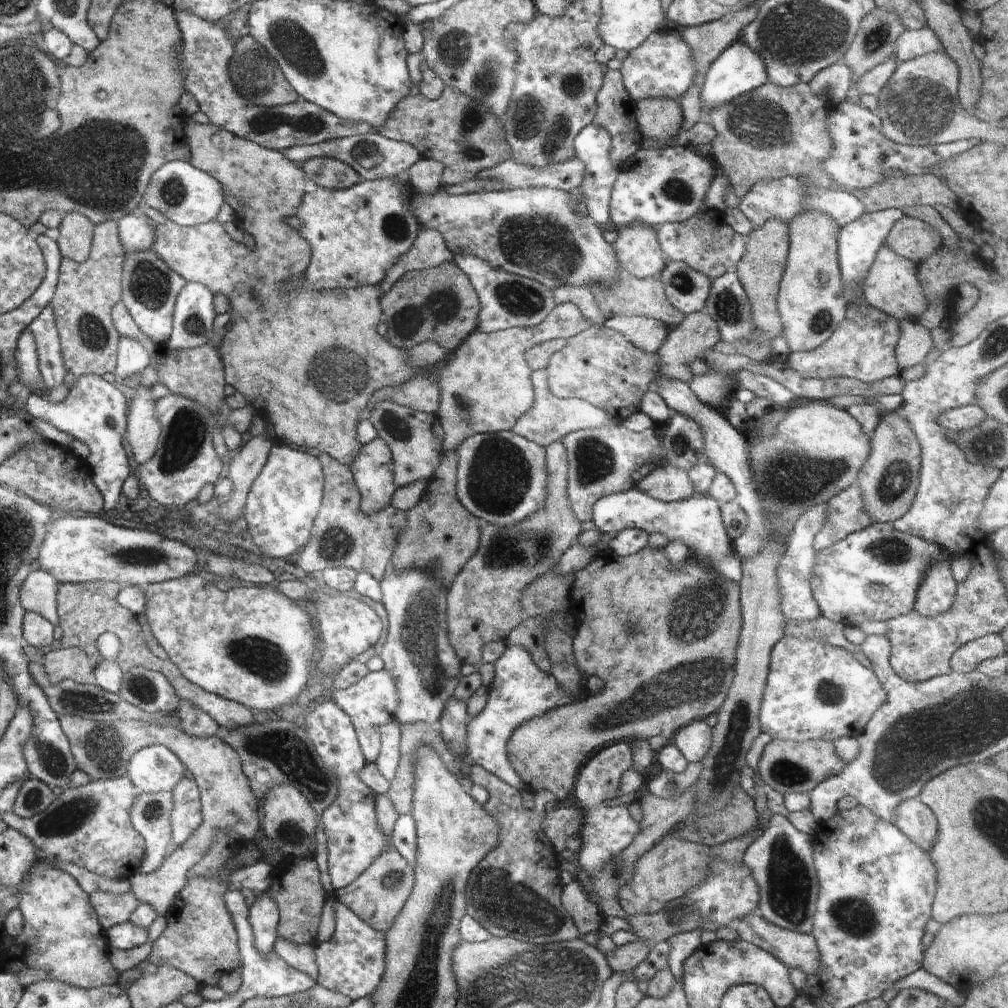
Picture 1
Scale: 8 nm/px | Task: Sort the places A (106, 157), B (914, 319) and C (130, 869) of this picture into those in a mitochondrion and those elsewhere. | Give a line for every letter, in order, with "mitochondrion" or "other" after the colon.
A: mitochondrion
B: other
C: other

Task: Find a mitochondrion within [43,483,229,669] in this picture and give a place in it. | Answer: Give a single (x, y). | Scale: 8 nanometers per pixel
(145, 557)

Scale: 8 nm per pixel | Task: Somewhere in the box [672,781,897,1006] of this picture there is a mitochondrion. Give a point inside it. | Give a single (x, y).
(788, 881)

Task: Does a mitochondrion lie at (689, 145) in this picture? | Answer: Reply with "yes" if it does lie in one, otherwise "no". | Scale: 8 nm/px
no

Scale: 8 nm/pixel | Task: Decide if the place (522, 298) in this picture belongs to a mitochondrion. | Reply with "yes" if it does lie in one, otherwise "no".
yes

